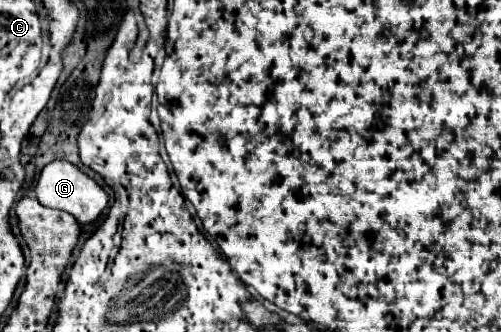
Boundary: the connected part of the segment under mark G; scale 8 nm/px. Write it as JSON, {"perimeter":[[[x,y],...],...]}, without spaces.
{"perimeter":[[[61,159],[45,165],[45,169],[41,171],[39,181],[35,185],[35,195],[37,195],[37,199],[45,207],[71,213],[79,223],[91,223],[91,221],[95,221],[107,209],[107,205],[109,205],[109,195],[105,193],[105,189],[95,179],[91,179],[89,175],[85,175],[73,163],[61,161]]]}

